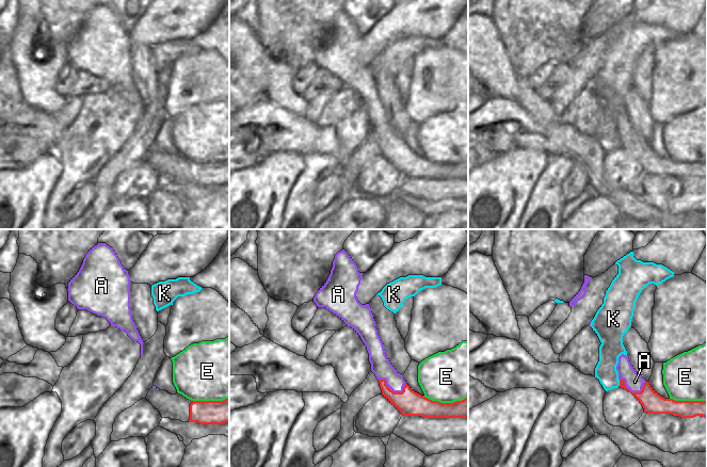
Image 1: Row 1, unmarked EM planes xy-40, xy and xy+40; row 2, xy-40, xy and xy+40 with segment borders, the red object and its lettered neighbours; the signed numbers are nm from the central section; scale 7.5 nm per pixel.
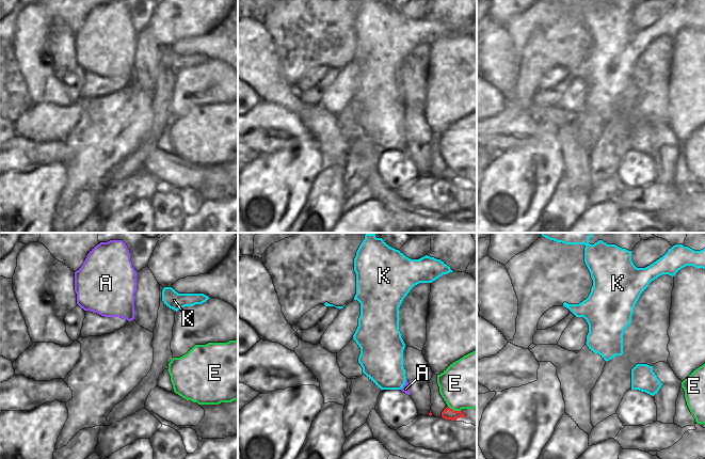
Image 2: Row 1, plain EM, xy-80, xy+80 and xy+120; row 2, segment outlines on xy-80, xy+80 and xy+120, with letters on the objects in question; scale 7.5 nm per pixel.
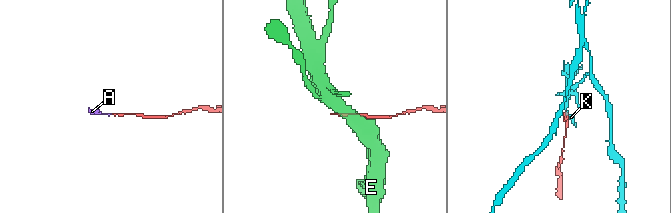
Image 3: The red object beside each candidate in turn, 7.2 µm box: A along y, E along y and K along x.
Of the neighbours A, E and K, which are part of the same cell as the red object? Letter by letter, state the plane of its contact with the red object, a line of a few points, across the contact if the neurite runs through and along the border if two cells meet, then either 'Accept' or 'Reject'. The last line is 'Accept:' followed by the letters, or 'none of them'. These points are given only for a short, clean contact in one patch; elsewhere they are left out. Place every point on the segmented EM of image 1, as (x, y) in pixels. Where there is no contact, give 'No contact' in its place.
A: Touches red in xy. Line: xy (379, 379), (383, 379), (394, 391), (401, 391), (405, 384). Reject
E: Touches red in xy. Reject
K: Touches red in xy+40. Line: xy+40 (619, 380), (620, 385). Reject
Accept: none of them

